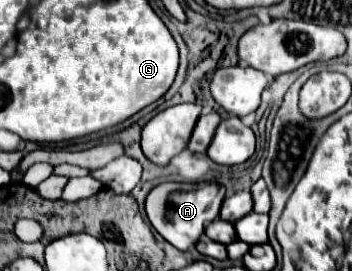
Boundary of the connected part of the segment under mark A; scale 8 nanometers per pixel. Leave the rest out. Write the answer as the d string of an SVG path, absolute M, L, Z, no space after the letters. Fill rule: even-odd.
M163 182L155 186L147 200L145 212L153 228L177 250L187 250L197 244L205 226L219 216L219 208L225 198L225 186L217 182L201 182L201 184L179 184L179 182Z

